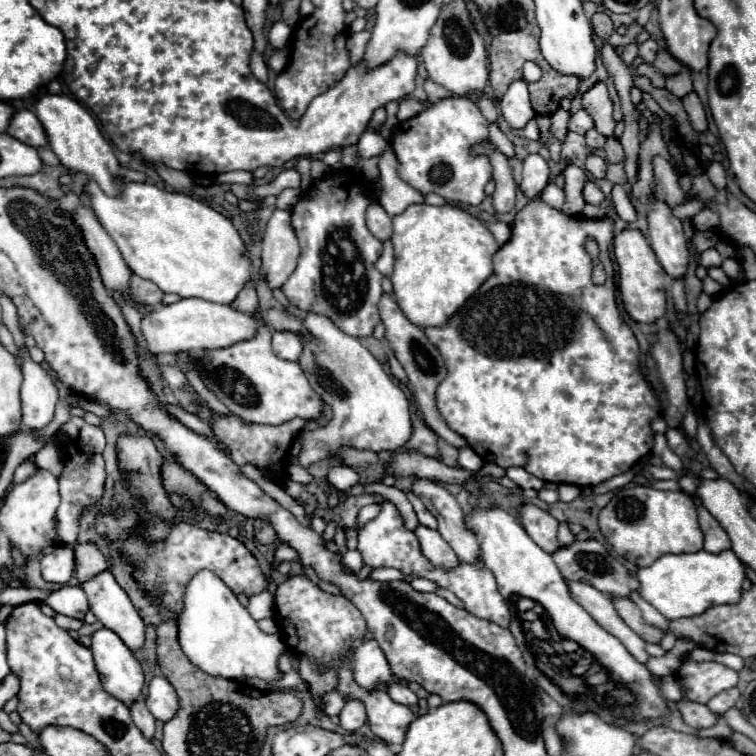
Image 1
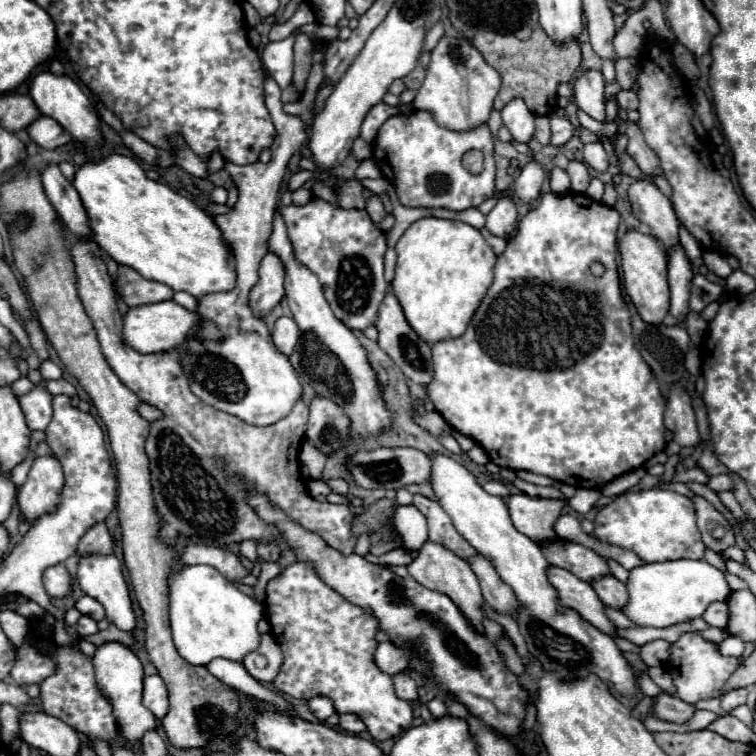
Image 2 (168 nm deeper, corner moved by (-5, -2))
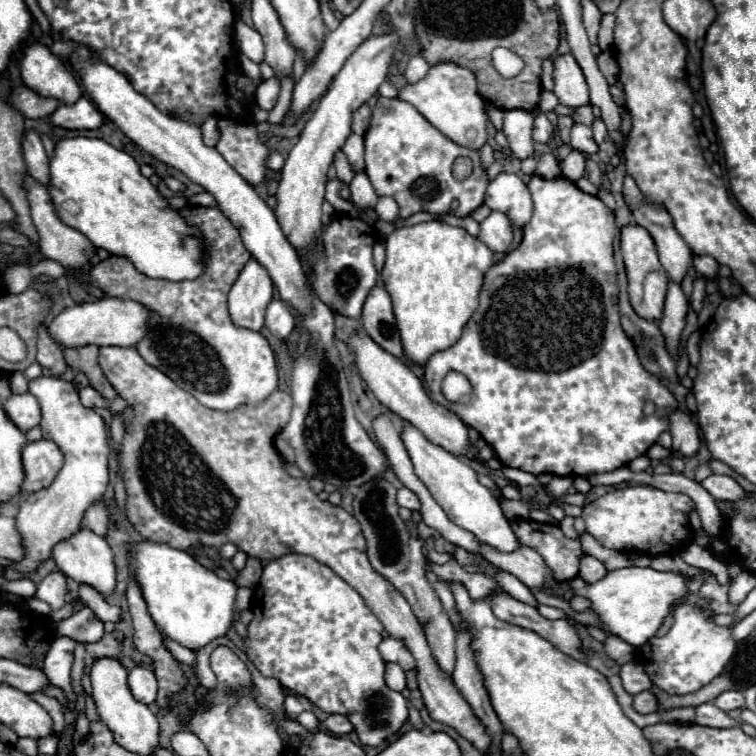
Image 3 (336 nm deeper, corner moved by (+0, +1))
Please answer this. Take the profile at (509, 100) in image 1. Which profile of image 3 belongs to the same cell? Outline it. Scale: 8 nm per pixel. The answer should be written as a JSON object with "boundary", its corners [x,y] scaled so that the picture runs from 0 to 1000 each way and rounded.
{"boundary":[[[667,146],[667,180],[672,183],[677,206],[698,209],[706,204],[706,185],[704,185],[704,161],[706,153],[696,146]]]}

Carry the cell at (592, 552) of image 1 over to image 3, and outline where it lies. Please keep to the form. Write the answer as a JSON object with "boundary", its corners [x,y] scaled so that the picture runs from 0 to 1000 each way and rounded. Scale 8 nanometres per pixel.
{"boundary":[[[680,688],[677,698],[693,722],[706,725],[722,741],[738,767],[765,762],[767,738],[772,733],[765,712],[749,712],[735,693],[714,693],[706,688]]]}

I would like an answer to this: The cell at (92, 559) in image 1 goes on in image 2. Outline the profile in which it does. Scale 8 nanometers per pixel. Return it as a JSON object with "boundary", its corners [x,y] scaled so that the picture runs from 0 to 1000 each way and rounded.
{"boundary":[[[126,692],[104,716],[104,734],[110,731],[149,731],[149,713],[139,692]]]}

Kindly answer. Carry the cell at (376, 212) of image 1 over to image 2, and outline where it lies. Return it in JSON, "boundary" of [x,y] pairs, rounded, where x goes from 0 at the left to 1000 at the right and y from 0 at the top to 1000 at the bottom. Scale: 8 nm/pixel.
{"boundary":[[[491,258],[491,261],[485,263],[485,282],[488,282],[488,287],[491,287],[496,295],[509,287],[509,276],[507,276],[507,269],[504,269],[504,261],[501,261],[501,258]]]}

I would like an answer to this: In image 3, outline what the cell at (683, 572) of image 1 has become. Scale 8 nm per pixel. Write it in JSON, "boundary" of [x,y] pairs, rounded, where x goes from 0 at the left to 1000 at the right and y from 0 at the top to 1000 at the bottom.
{"boundary":[[[833,749],[833,751],[804,757],[802,765],[791,767],[783,775],[775,772],[767,762],[762,762],[757,767],[757,780],[759,786],[767,786],[783,794],[783,807],[791,810],[796,825],[804,831],[807,839],[815,839],[833,854],[844,857],[868,839],[878,817],[889,812],[892,802],[899,802],[902,796],[907,796],[907,788],[913,783],[910,772],[913,772],[913,765],[907,765],[907,759],[870,757],[862,751]]]}

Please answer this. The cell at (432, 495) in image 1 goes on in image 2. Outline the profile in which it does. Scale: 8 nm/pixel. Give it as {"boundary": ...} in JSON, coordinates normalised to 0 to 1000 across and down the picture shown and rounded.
{"boundary":[[[628,737],[628,742],[620,742],[626,758],[634,766],[636,782],[639,782],[639,792],[642,798],[657,808],[657,811],[668,811],[668,813],[684,813],[687,811],[687,795],[679,787],[676,776],[668,774],[663,769],[663,763],[655,758],[655,750],[642,739],[642,737]]]}

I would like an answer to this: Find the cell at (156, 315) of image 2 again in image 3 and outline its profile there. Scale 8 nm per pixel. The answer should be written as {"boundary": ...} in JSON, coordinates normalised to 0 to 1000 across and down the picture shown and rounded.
{"boundary":[[[135,394],[130,399],[116,402],[101,402],[95,407],[87,407],[79,413],[69,429],[63,431],[66,444],[82,455],[82,458],[161,458],[172,460],[180,458],[193,444],[193,426],[198,423],[198,410],[177,397],[161,397],[161,394]]]}

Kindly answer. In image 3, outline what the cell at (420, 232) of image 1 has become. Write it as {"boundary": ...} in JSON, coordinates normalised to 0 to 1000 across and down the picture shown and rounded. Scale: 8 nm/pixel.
{"boundary":[[[579,291],[524,302],[513,315],[508,315],[508,325],[511,349],[505,357],[505,370],[519,394],[534,468],[542,479],[558,484],[574,466],[595,460],[608,447],[611,434],[632,407],[638,370],[643,357],[653,349],[653,336],[640,320],[635,320],[630,312],[622,312],[614,302],[603,302]]]}

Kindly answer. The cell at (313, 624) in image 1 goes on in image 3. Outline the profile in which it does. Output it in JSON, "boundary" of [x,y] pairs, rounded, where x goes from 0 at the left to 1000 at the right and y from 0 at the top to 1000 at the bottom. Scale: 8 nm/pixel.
{"boundary":[[[378,733],[360,741],[347,757],[331,807],[336,810],[336,820],[328,825],[328,847],[323,854],[325,868],[347,894],[365,897],[373,910],[405,921],[431,944],[460,947],[479,984],[500,987],[508,976],[532,963],[540,950],[540,931],[529,915],[511,907],[511,878],[500,862],[508,828],[484,802],[481,791],[434,749],[402,733]]]}

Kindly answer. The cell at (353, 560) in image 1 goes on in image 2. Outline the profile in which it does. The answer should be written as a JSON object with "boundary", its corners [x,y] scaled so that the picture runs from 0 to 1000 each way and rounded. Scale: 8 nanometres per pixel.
{"boundary":[[[525,725],[505,735],[496,737],[496,734],[485,734],[485,739],[491,745],[501,747],[520,747],[520,749],[538,749],[545,742],[542,731],[534,726]]]}

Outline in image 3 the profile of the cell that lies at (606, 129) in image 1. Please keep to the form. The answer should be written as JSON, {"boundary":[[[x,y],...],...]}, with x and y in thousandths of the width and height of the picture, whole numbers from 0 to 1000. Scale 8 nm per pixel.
{"boundary":[[[757,71],[733,79],[733,124],[743,140],[767,143],[780,138],[775,103]]]}

